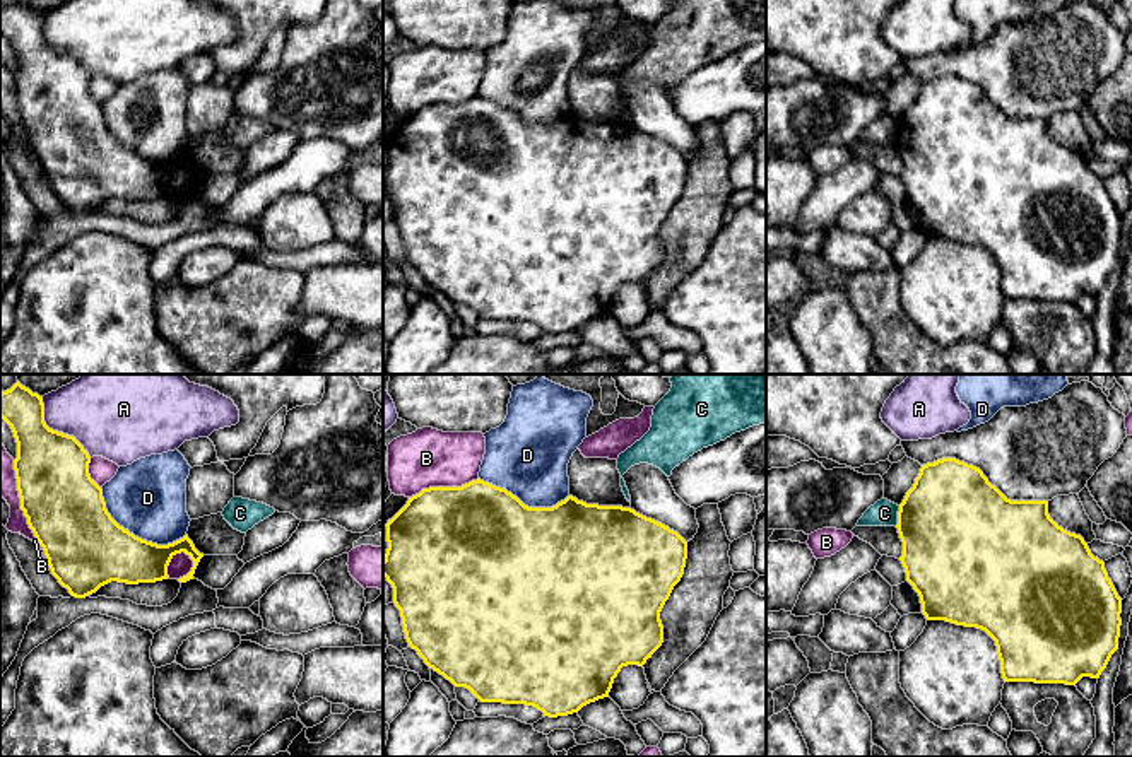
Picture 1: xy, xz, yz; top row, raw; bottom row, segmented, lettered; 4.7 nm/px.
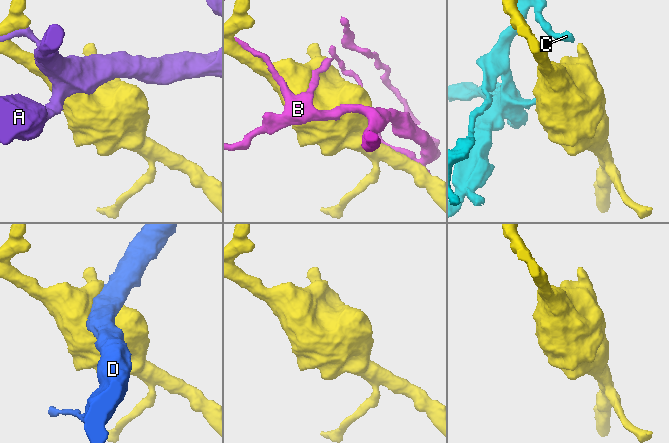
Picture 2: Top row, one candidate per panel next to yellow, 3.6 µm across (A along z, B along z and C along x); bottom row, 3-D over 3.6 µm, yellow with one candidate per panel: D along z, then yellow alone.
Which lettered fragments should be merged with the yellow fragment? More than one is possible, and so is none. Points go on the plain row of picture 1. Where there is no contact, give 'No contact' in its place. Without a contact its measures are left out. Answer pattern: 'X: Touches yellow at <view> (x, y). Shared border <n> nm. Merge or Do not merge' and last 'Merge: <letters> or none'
A: Touches yellow at xy (57, 48). Shared border 380 nm. Do not merge
B: Touches yellow at xz (443, 105). Shared border 340 nm. Do not merge
C: Touches yellow at yz (898, 134). Shared border 100 nm. Do not merge
D: Touches yellow at xy (132, 151). Shared border 460 nm. Do not merge
Merge: none

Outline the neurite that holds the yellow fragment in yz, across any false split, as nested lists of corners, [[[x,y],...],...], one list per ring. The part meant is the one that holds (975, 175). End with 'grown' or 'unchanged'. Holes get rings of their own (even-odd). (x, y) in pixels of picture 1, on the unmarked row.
[[[942,75],[934,80],[922,82],[913,104],[906,109],[903,120],[899,121],[896,145],[903,159],[903,173],[899,178],[905,185],[906,198],[920,214],[922,231],[925,236],[946,238],[956,243],[985,248],[995,258],[1004,299],[1076,302],[1082,294],[1100,296],[1111,272],[1118,267],[1122,215],[1108,195],[1105,179],[1091,171],[1084,156],[1064,147],[1050,135],[1048,118],[1011,118],[988,99],[980,85],[956,75]]]; unchanged

